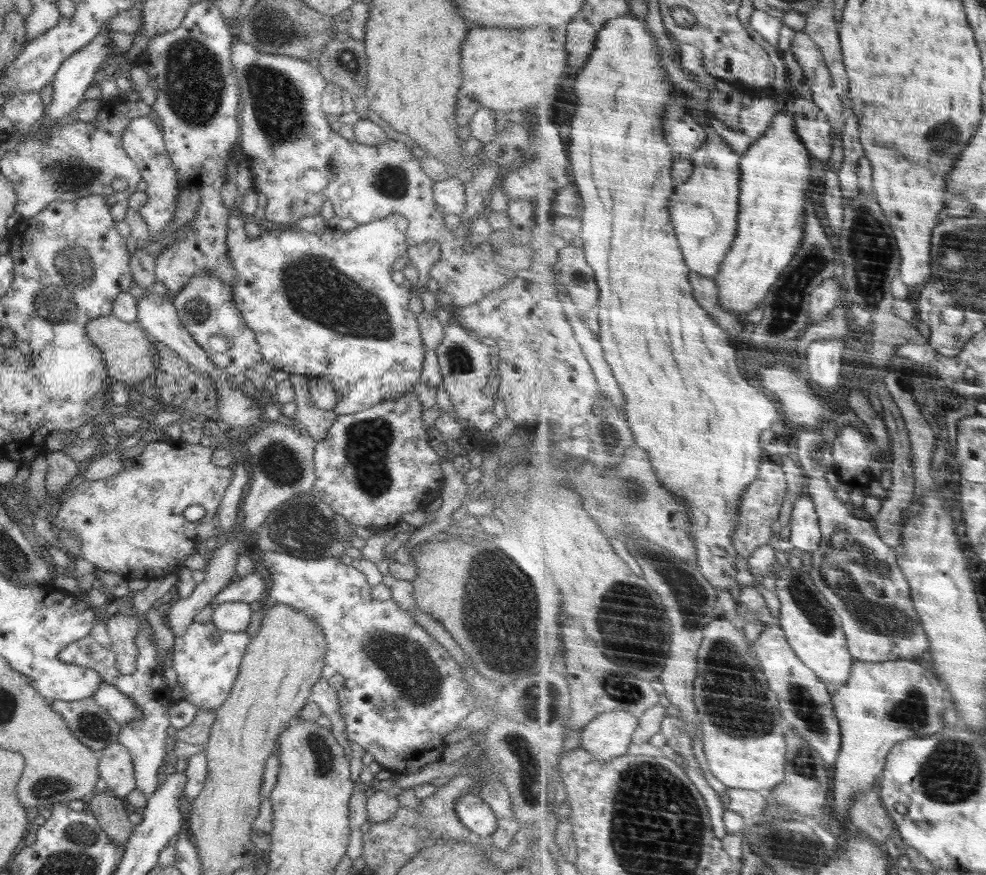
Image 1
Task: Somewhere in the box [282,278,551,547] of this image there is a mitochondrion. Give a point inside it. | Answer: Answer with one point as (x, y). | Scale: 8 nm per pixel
(366, 442)

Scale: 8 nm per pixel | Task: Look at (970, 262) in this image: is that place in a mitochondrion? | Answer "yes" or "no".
yes

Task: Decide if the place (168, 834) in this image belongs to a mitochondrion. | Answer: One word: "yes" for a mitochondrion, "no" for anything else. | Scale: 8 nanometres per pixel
no

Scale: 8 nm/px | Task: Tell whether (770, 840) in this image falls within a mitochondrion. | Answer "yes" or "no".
yes

